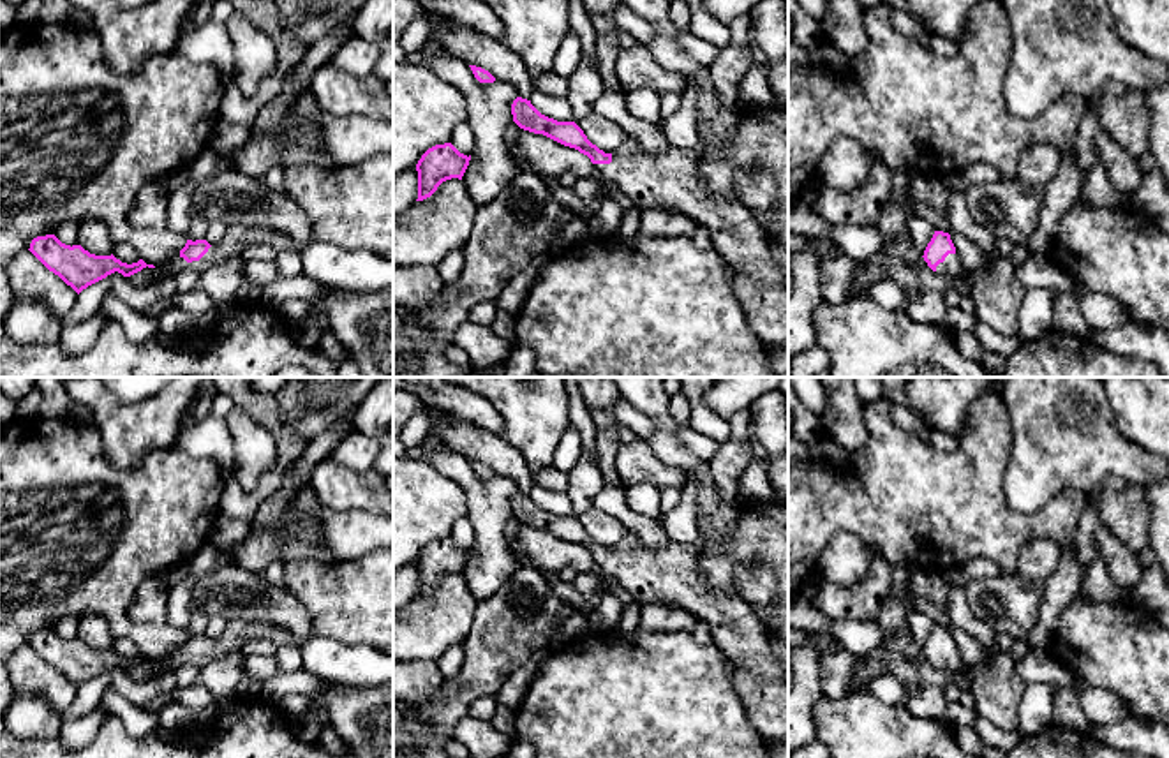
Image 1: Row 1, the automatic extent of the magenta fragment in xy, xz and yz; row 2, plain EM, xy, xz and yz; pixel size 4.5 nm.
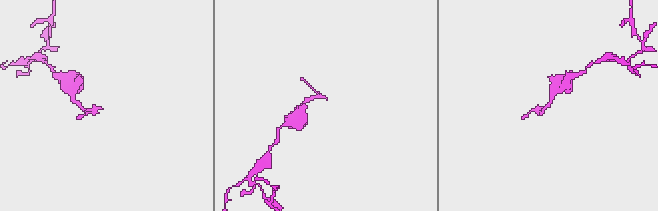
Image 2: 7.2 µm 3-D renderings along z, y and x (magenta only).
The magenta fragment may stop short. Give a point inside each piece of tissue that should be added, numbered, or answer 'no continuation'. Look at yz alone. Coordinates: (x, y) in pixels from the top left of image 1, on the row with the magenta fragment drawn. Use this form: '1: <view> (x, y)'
1: yz (951, 267)

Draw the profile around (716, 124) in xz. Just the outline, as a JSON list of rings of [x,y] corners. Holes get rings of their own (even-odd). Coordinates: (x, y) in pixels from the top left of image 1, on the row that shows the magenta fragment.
[[[668,0],[621,2],[656,28],[654,39],[645,44],[652,58],[666,71],[679,72],[686,83],[693,83],[698,88],[700,106],[696,113],[696,129],[700,139],[705,143],[702,157],[723,157],[737,132],[737,123],[742,116],[741,108],[721,106],[709,78],[709,67],[698,63],[681,49],[677,42],[679,30],[668,16]]]

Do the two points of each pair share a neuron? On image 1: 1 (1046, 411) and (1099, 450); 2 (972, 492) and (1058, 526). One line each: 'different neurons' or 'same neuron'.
1: same neuron
2: same neuron

